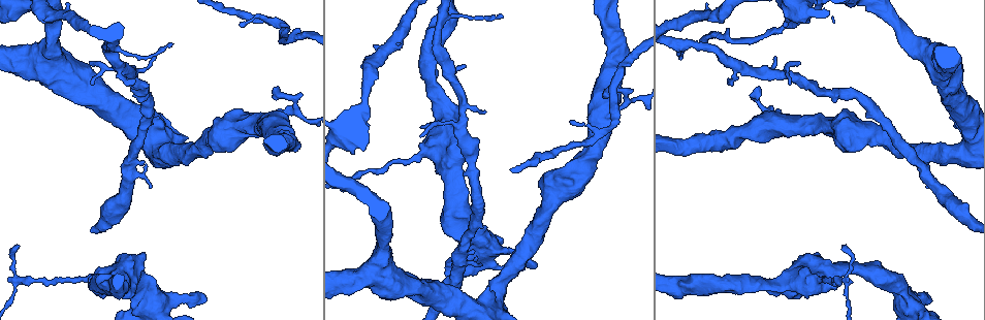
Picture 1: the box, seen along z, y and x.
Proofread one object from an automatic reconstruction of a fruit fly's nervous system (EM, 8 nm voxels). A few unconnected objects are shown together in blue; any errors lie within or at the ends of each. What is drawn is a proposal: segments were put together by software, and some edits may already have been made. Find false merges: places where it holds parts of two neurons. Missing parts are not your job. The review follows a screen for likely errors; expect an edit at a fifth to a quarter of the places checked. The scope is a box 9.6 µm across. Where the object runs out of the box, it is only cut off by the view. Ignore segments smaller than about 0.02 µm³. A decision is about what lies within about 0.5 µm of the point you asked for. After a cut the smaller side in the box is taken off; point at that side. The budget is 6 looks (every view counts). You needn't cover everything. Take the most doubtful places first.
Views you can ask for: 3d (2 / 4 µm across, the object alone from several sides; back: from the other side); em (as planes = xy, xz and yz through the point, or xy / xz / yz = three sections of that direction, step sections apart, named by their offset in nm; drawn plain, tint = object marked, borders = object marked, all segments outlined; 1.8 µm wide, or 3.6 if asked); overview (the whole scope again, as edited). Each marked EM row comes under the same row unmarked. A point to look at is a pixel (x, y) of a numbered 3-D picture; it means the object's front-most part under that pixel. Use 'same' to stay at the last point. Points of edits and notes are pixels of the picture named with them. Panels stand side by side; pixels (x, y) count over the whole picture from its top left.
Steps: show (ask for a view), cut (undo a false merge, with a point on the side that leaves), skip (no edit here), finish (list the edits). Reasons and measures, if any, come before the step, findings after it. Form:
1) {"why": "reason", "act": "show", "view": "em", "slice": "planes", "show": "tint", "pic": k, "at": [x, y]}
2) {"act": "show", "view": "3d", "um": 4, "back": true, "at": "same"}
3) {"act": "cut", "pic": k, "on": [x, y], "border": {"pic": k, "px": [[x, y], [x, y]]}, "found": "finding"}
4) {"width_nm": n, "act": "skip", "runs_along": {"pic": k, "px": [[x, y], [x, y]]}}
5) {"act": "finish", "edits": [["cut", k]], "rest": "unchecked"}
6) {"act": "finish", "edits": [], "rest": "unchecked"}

{"why": "sharp bend", "act": "show", "view": "em", "slice": "yz", "step": 4, "show": "tint", "pic": 1, "at": [283, 115]}

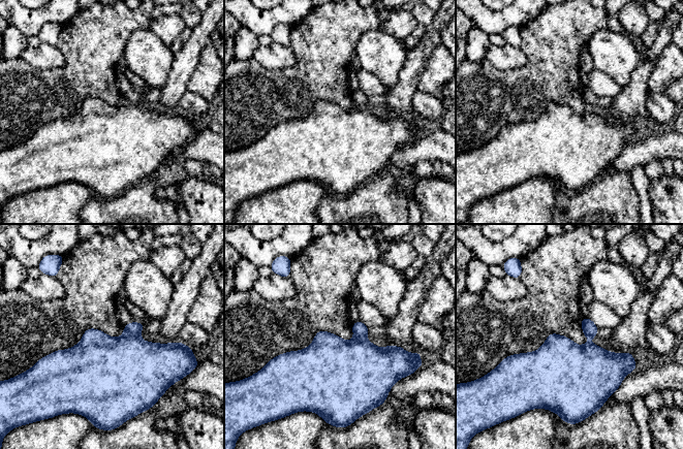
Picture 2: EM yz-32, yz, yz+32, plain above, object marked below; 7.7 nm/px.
{"act": "show", "view": "em", "slice": "xz", "step": 8, "show": "borders", "at": "same"}

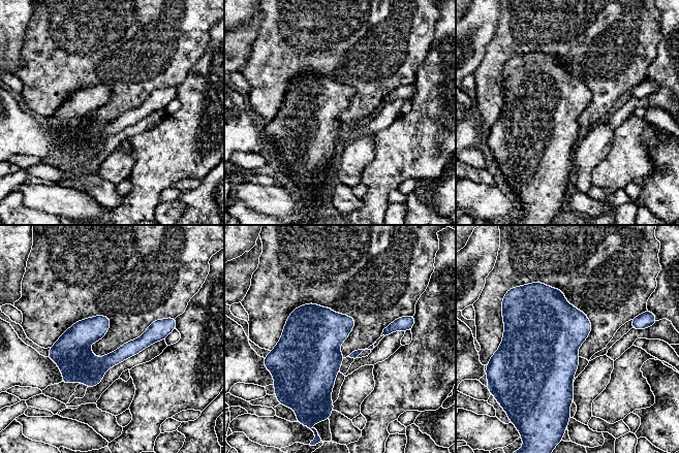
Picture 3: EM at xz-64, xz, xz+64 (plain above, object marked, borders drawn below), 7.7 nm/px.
{"act": "cut", "pic": 3, "on": [112, 359], "part_leaving": {"pic": 3, "px": [[166, 321], [88, 384]]}, "found": "a second neuron is stuck on"}

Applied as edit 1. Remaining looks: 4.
{"why": "redraw", "act": "show", "view": "overview"}

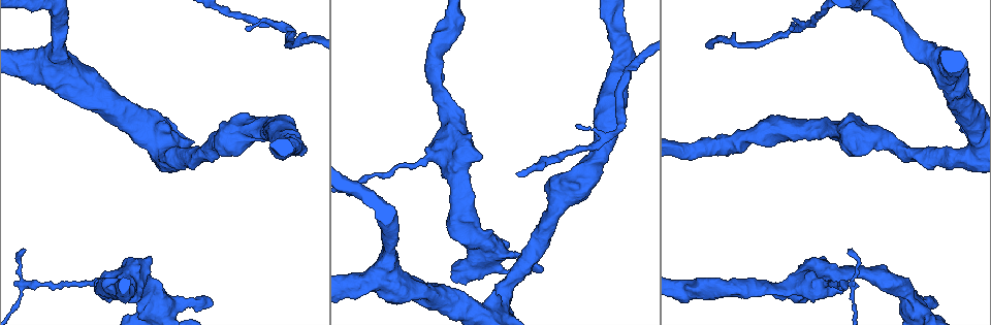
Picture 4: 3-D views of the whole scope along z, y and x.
{"why": "sudden change in width", "act": "show", "view": "3d", "um": 4, "pic": 4, "at": [782, 290]}

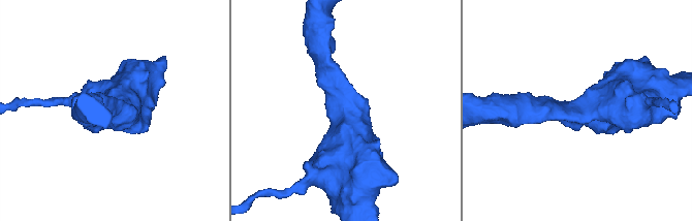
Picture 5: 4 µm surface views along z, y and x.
{"why": "now the EM", "act": "show", "view": "em", "slice": "xz", "step": 4, "show": "tint", "pic": 5, "at": [349, 115]}

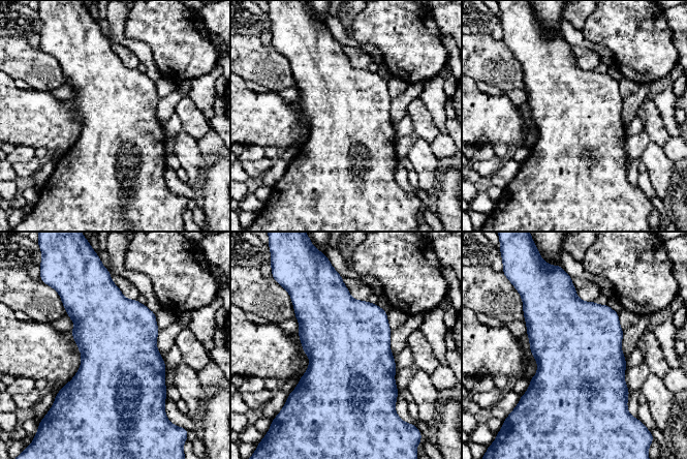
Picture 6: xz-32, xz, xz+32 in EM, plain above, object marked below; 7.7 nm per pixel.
{"why": "cut it another way", "act": "show", "view": "em", "slice": "planes", "show": "tint", "at": "same"}

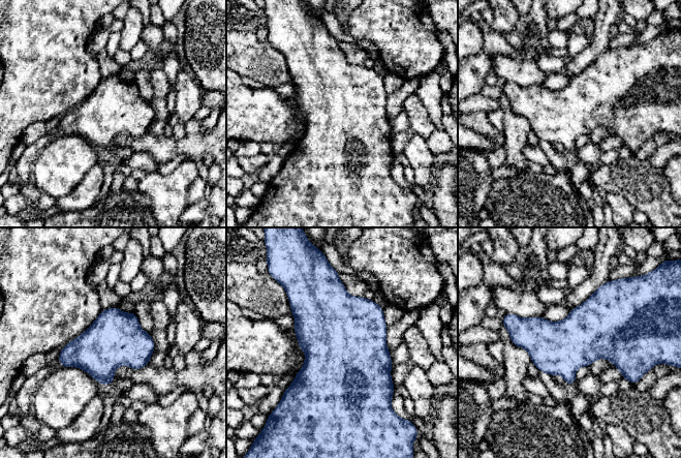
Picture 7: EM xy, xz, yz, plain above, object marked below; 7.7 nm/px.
{"act": "skip", "found": "all the same neuron"}

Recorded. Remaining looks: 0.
{"act": "finish", "edits": [["cut", 3]], "rest": "unchecked"}

